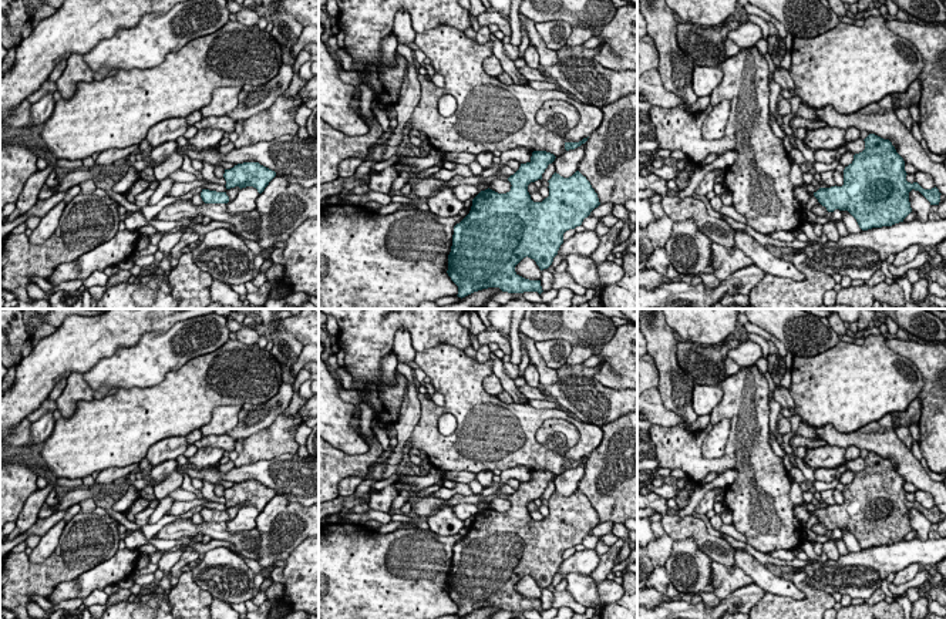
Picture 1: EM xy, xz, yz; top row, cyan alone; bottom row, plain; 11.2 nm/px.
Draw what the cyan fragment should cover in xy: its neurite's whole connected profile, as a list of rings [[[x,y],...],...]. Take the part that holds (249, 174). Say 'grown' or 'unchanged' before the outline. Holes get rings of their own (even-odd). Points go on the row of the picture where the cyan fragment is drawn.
unchanged | [[[259,162],[238,164],[230,169],[225,169],[223,178],[226,189],[239,186],[253,186],[259,194],[265,191],[269,182],[276,176],[276,172],[260,165]]]

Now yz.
unchanged | [[[869,134],[863,141],[865,149],[855,154],[854,161],[844,169],[844,185],[819,188],[814,192],[814,196],[828,212],[848,211],[856,219],[859,228],[868,231],[903,222],[912,212],[909,202],[912,189],[919,191],[930,205],[939,205],[942,194],[936,186],[923,189],[918,182],[906,181],[905,161],[889,139]]]

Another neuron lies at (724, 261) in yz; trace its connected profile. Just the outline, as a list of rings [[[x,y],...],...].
[[[711,242],[711,266],[713,275],[723,280],[728,277],[731,273],[748,268],[753,265],[751,258],[748,258],[741,249],[738,248],[726,248],[716,242]]]

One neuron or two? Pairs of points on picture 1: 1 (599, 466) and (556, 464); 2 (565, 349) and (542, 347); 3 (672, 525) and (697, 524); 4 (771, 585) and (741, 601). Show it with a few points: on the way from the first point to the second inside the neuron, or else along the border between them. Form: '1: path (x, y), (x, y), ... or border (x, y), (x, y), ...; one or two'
1: border (602, 427), (602, 441), (588, 454); two
2: path (559, 349), (548, 349); one
3: path (677, 525), (692, 525); one
4: border (753, 581), (767, 592); two

